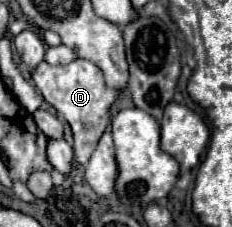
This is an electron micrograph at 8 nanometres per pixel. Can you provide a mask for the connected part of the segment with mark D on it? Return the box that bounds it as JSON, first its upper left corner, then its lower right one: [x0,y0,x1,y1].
[32,58,120,164]

